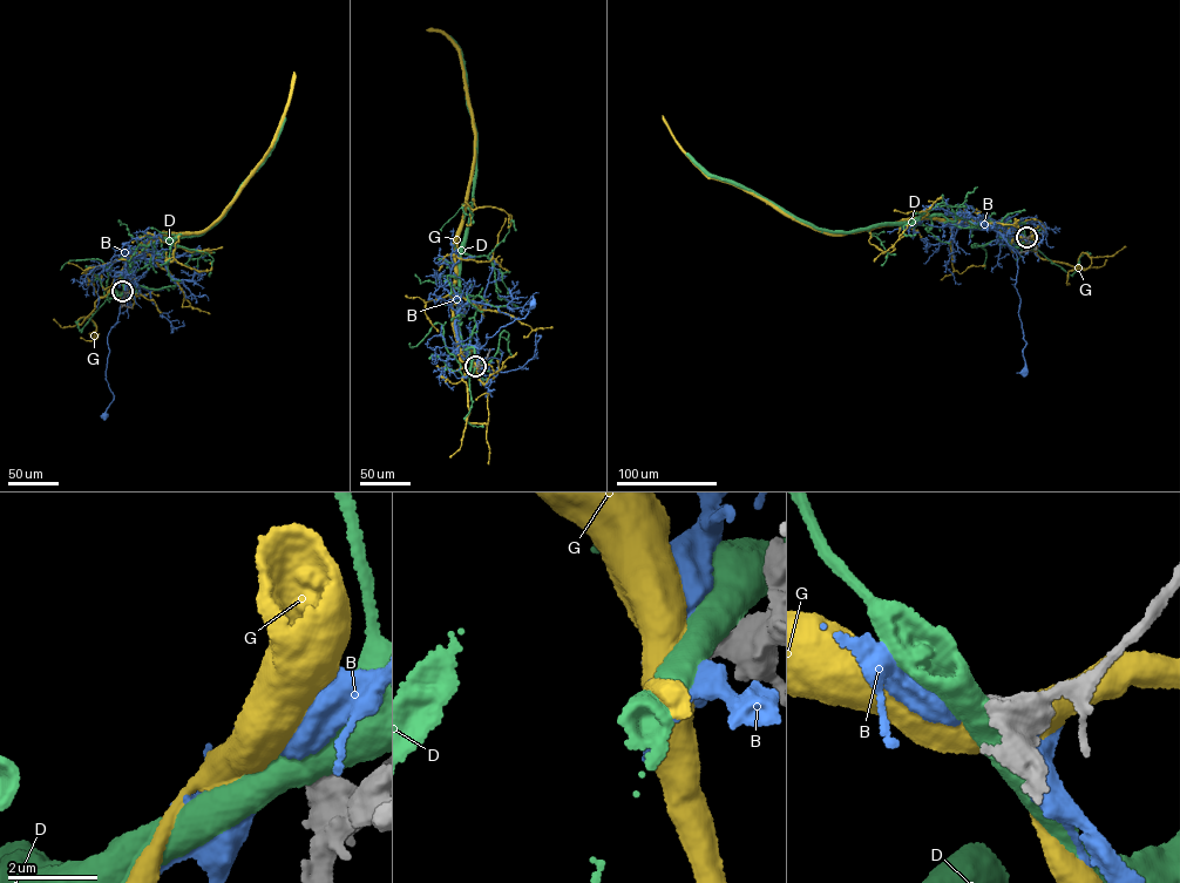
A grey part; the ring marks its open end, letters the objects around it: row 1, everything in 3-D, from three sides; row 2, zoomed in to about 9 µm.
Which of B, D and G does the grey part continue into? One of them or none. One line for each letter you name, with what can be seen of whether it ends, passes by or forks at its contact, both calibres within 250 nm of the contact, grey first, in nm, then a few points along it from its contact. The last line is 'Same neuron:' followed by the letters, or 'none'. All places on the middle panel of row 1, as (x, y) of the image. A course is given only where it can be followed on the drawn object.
Same neuron: none

